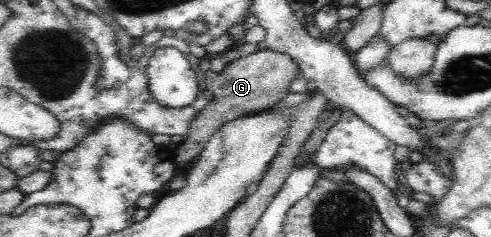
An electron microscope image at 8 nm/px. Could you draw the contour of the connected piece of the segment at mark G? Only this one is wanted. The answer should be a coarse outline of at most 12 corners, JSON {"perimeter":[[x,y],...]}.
{"perimeter":[[257,51],[209,74],[211,101],[192,120],[176,164],[198,157],[226,122],[272,110],[300,68]]}

